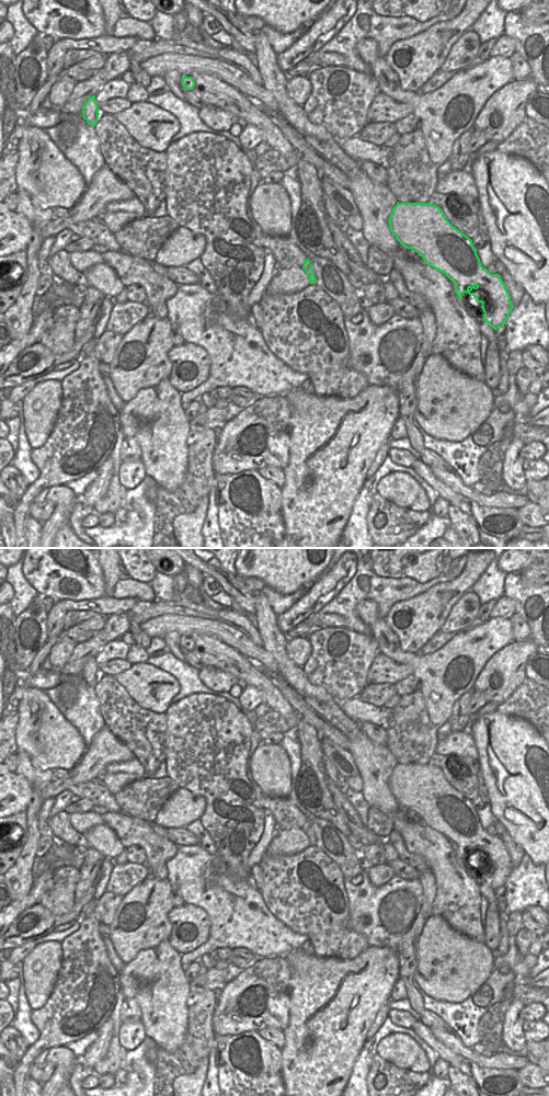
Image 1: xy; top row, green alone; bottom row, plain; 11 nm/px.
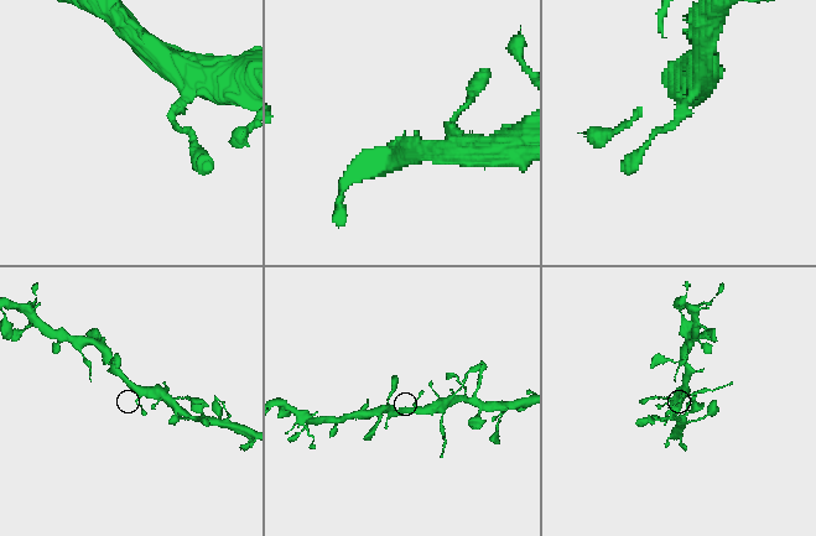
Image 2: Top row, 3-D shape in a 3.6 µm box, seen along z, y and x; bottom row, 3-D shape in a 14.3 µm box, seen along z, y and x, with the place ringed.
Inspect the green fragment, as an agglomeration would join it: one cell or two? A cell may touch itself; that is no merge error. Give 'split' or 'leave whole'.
leave whole

